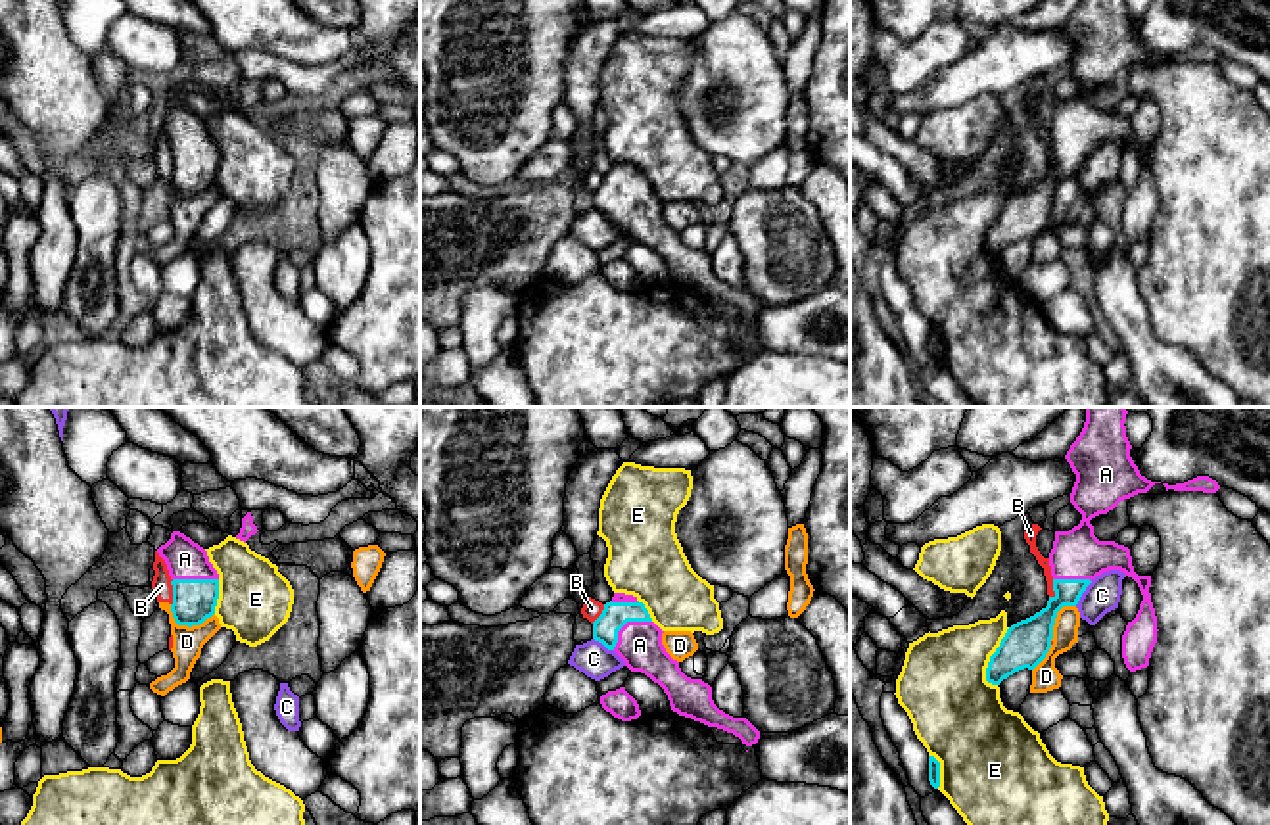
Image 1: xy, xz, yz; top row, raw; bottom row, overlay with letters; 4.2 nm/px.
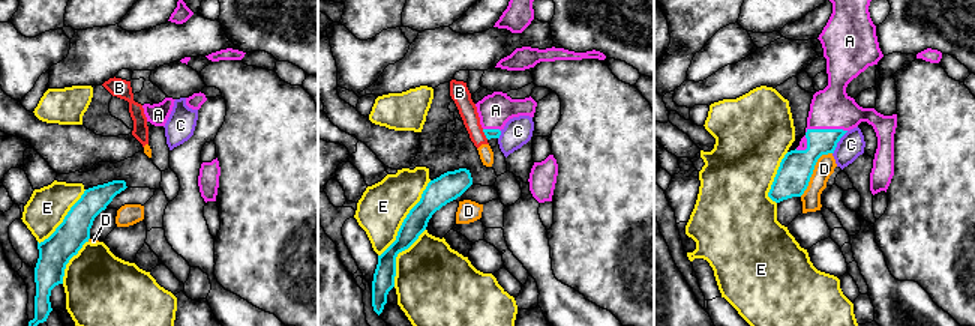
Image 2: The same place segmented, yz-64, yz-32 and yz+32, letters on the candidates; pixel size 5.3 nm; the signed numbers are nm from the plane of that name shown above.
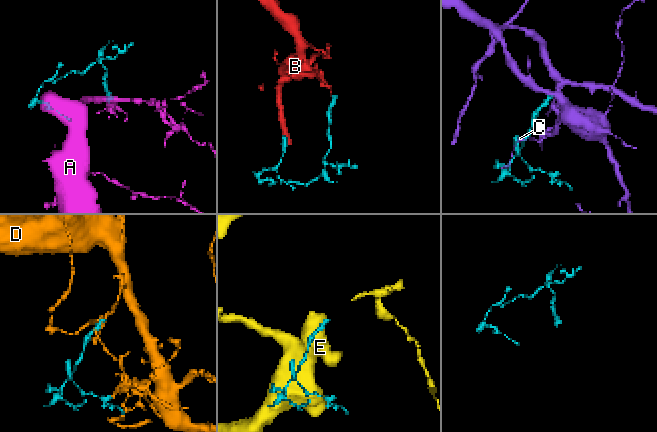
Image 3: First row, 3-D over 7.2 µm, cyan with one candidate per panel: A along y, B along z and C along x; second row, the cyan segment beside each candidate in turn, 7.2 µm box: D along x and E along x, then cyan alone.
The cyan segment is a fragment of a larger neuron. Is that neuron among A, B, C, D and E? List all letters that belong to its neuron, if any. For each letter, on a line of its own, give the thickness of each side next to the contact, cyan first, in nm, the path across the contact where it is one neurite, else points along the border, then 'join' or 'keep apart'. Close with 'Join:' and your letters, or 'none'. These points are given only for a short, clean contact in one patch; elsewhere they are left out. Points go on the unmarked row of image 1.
A: 110/190 nm | across xz (614, 187), (626, 192), (639, 215) | join
B: 180/80 nm | along xy (173, 150), (171, 175) | keep apart
C: 130/150 nm | keep apart
D: 180/130 nm | keep apart
E: 190/380 nm | keep apart
Join: A

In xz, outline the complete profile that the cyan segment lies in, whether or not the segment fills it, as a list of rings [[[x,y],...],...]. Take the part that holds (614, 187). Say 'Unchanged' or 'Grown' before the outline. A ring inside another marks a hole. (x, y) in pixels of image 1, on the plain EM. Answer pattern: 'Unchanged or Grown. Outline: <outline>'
Grown. Outline: [[[614,163],[602,184],[593,192],[593,209],[614,221],[631,242],[641,242],[668,265],[679,286],[733,303],[752,317],[760,301],[746,288],[733,288],[712,271],[712,257],[687,248],[679,232],[662,215],[662,200],[633,165]]]

